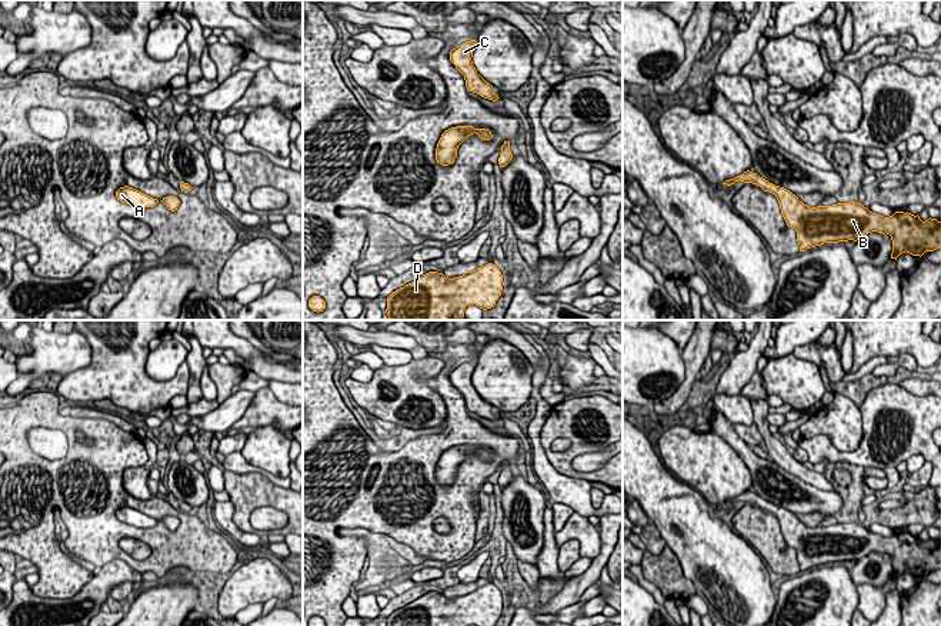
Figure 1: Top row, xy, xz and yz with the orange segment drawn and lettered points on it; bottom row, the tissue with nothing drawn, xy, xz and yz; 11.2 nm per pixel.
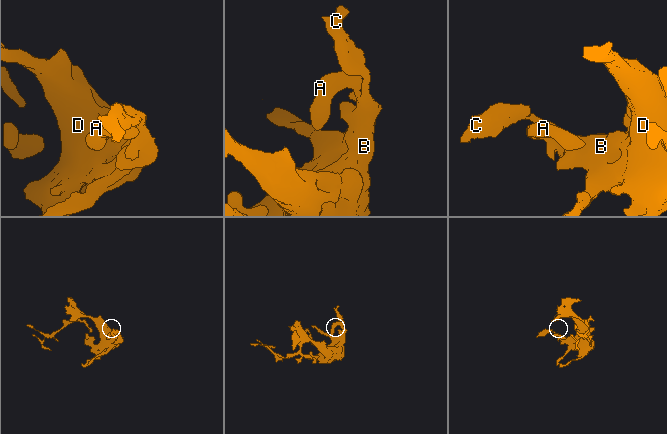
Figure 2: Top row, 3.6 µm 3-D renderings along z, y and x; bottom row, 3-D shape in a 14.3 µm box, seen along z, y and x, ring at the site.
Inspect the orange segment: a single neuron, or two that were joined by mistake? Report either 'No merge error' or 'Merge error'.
No merge error

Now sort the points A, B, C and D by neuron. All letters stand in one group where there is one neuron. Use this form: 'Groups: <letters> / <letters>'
Groups: A B C D

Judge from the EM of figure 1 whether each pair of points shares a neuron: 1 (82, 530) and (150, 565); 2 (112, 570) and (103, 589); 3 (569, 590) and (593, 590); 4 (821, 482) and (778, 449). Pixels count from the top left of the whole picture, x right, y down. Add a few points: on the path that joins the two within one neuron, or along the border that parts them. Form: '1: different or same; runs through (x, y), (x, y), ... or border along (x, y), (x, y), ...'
1: same; runs through (99, 543), (109, 550), (120, 553), (133, 563)
2: same; runs through (110, 575), (103, 585)
3: different; border along (594, 582), (577, 600)
4: same; runs through (810, 476), (787, 460)

